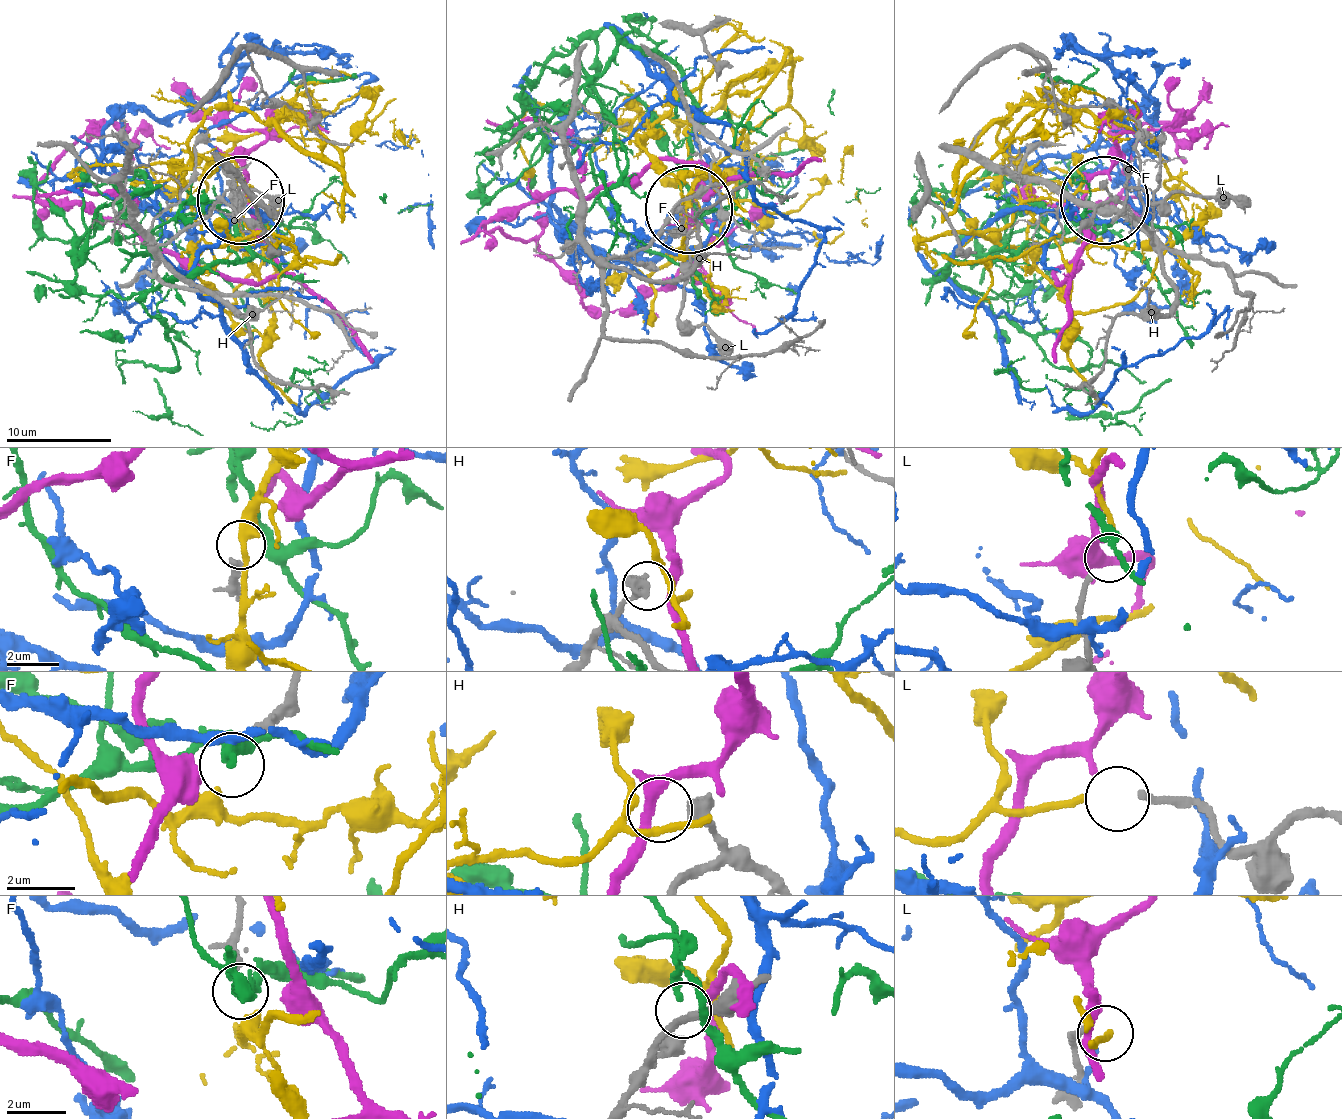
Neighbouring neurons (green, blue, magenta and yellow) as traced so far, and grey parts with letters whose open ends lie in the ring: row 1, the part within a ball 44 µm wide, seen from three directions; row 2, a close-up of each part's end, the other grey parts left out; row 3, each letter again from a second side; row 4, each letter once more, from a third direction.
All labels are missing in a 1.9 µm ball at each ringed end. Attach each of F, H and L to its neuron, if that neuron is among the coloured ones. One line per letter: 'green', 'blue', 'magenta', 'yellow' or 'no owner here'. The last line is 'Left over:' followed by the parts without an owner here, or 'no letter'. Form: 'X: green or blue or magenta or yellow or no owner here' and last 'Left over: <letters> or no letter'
F: yellow
H: no owner here
L: magenta
Left over: H

